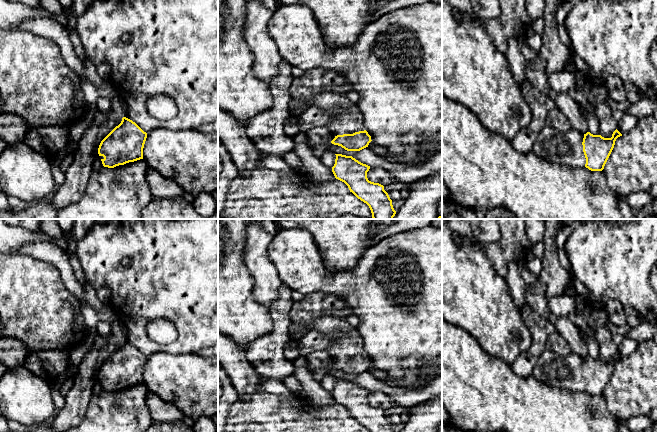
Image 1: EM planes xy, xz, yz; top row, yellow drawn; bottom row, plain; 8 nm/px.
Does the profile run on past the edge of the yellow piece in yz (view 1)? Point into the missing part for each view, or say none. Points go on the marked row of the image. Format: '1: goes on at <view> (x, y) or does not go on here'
1: goes on at yz (566, 149)

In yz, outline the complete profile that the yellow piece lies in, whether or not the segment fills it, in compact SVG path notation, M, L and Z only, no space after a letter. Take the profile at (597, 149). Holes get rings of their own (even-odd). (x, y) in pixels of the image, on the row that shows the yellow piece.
M546 125L535 140L533 152L554 164L602 171L620 136L617 129L611 138L604 138L590 132L582 134L575 129L561 133Z

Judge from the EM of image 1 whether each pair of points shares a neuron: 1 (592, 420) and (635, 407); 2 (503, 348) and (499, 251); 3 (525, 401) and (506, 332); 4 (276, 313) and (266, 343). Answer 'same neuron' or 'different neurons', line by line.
1: different neurons
2: different neurons
3: different neurons
4: same neuron

